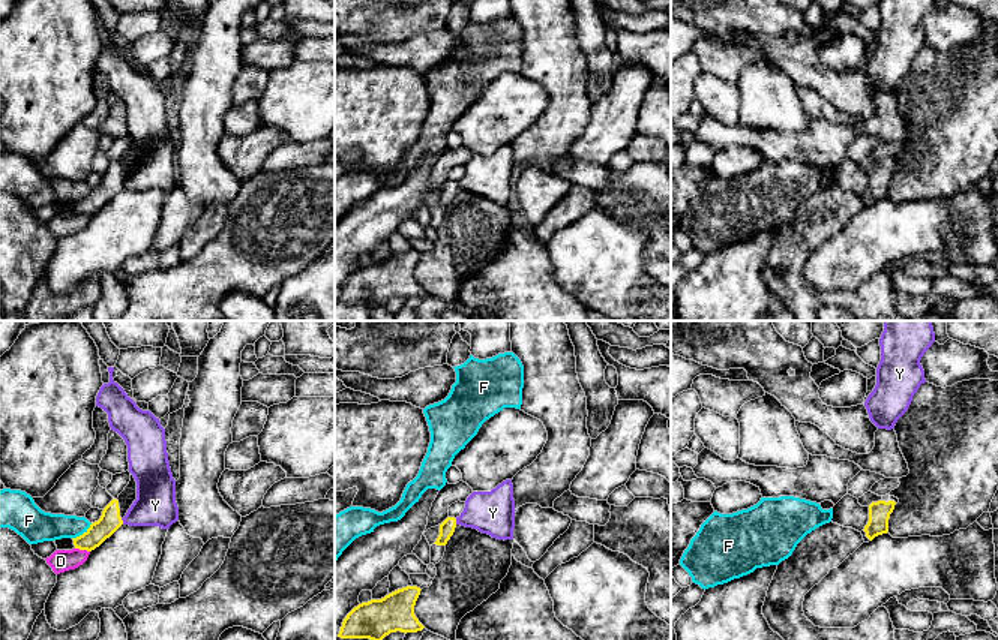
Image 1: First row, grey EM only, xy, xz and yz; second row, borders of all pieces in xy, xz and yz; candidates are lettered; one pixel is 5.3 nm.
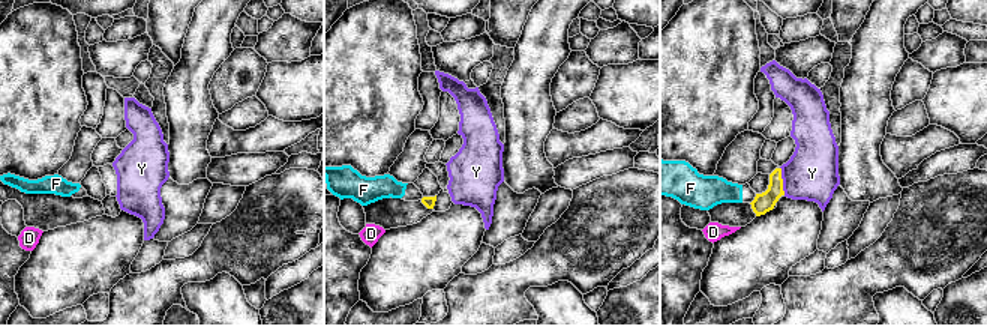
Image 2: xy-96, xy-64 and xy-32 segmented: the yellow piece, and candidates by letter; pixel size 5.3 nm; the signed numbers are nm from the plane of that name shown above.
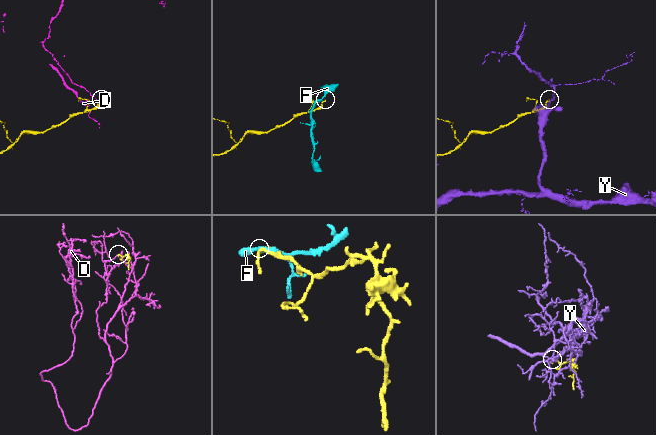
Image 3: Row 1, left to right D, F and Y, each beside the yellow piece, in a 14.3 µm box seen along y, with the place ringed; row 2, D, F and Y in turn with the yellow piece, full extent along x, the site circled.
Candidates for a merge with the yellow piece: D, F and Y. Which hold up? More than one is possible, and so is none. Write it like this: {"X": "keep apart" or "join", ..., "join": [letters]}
{"D": "keep apart", "F": "keep apart", "Y": "keep apart", "join": []}

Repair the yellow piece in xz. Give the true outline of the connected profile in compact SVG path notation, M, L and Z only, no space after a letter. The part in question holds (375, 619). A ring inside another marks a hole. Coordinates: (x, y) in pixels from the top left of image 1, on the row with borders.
M407 586L381 600L354 607L342 622L338 637L383 640L390 633L417 633L425 627L414 615L420 588Z

